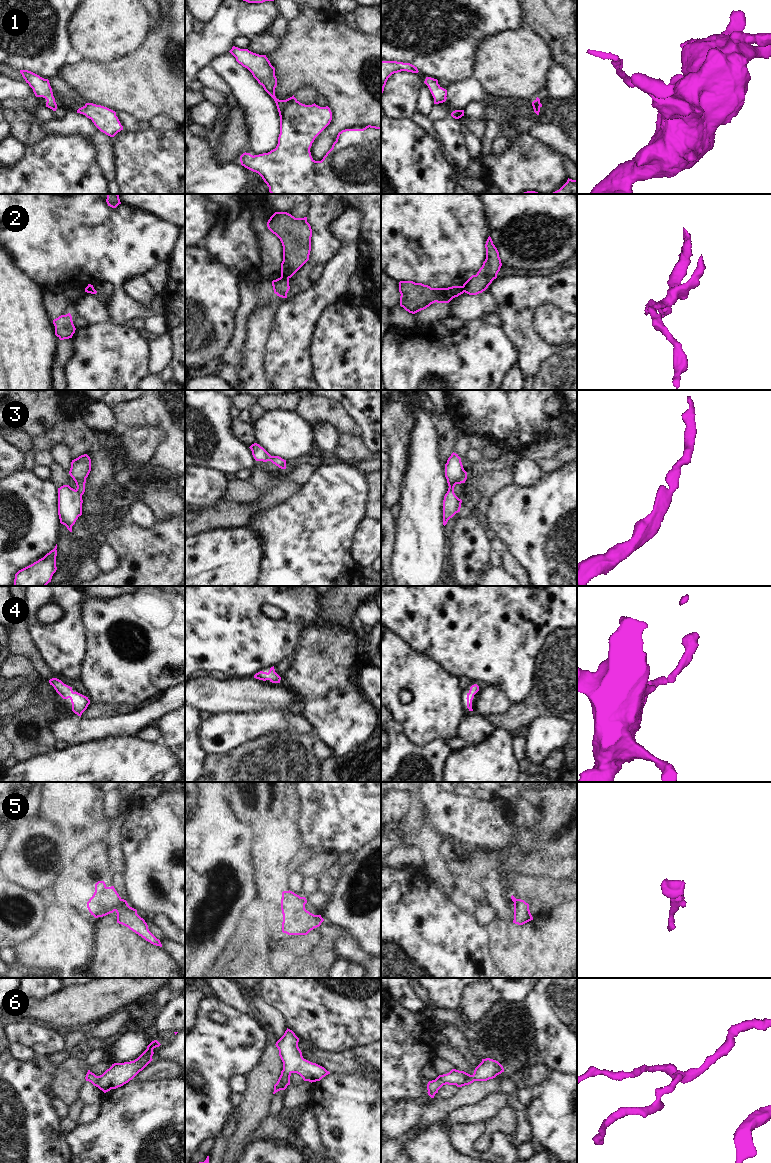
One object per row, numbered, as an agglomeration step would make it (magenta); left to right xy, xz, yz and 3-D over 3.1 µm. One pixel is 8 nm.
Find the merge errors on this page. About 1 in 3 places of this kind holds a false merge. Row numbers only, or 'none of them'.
2.

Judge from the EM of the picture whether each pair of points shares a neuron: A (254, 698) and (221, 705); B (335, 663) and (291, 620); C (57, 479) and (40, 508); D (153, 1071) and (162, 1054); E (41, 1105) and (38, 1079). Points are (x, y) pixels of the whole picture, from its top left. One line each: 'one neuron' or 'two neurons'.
A: one neuron
B: two neurons
C: two neurons
D: two neurons
E: one neuron

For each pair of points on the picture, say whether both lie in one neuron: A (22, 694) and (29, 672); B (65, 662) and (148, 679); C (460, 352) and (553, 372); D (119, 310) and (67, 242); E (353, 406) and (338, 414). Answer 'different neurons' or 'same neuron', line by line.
A: same neuron
B: different neurons
C: different neurons
D: same neuron
E: different neurons

